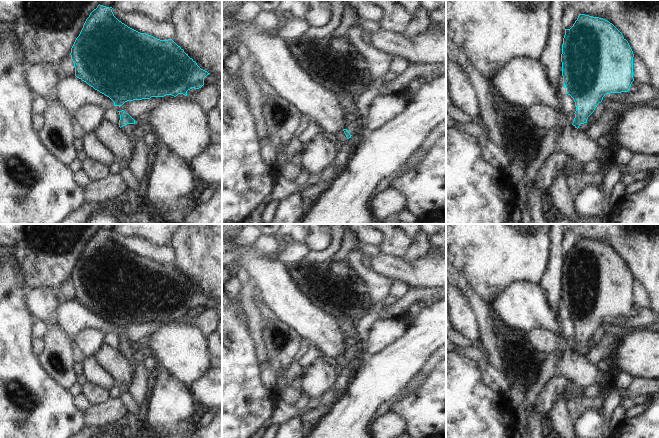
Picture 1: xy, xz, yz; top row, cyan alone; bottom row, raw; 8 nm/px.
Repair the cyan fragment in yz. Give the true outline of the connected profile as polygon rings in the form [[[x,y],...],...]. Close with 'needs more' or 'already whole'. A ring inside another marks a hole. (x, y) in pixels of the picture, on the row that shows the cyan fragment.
[[[579,14],[577,20],[570,29],[565,29],[562,44],[562,76],[565,93],[570,95],[576,106],[575,118],[572,125],[579,128],[587,123],[588,117],[594,112],[603,97],[610,93],[628,92],[633,78],[633,51],[622,33],[609,21],[585,14]]] | already whole

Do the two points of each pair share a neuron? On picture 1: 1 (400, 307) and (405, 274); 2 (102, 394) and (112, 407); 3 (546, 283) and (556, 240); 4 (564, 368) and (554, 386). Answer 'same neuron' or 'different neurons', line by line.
1: different neurons
2: different neurons
3: same neuron
4: different neurons

